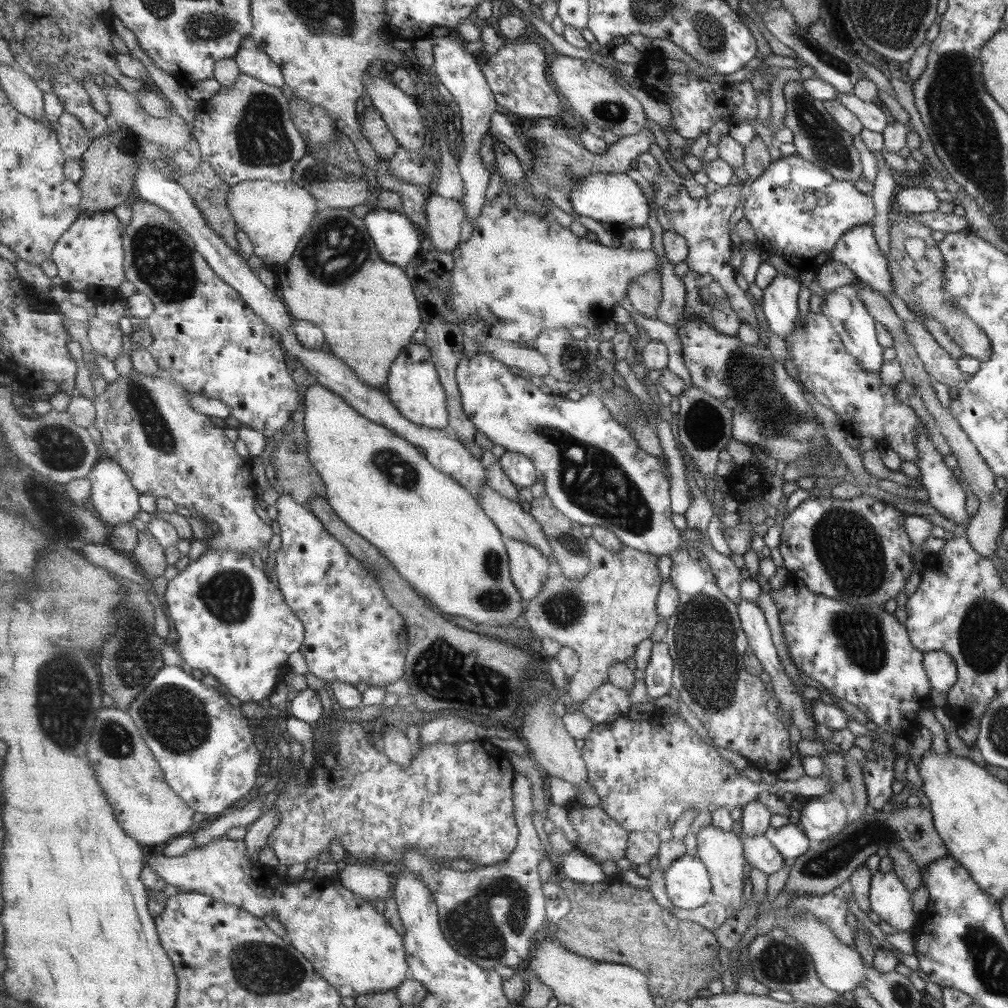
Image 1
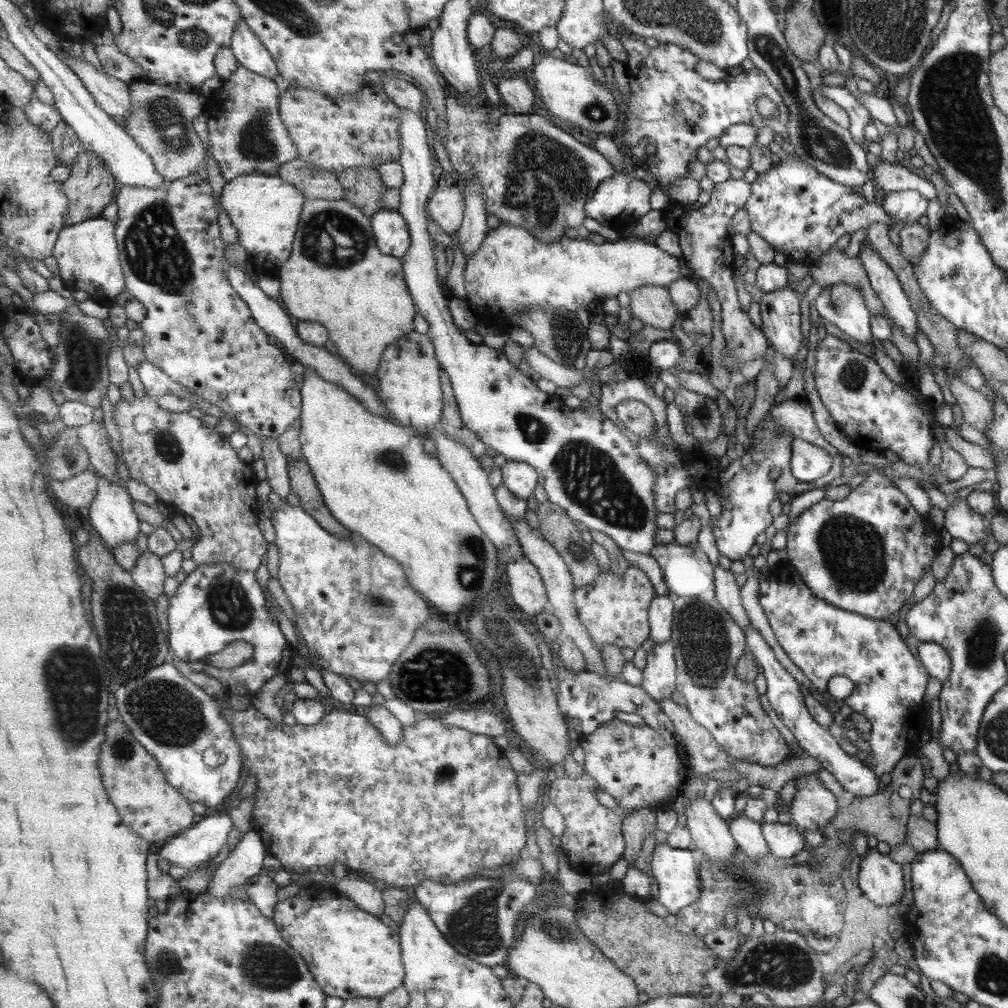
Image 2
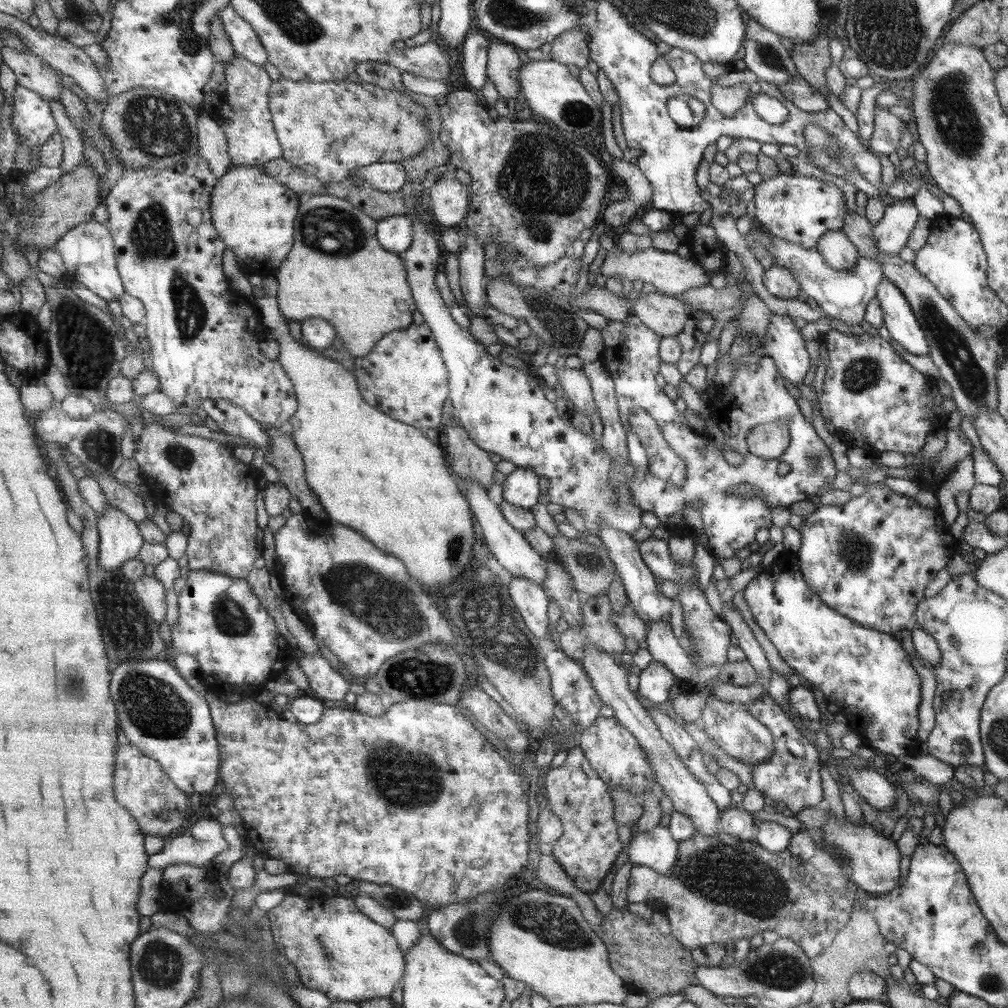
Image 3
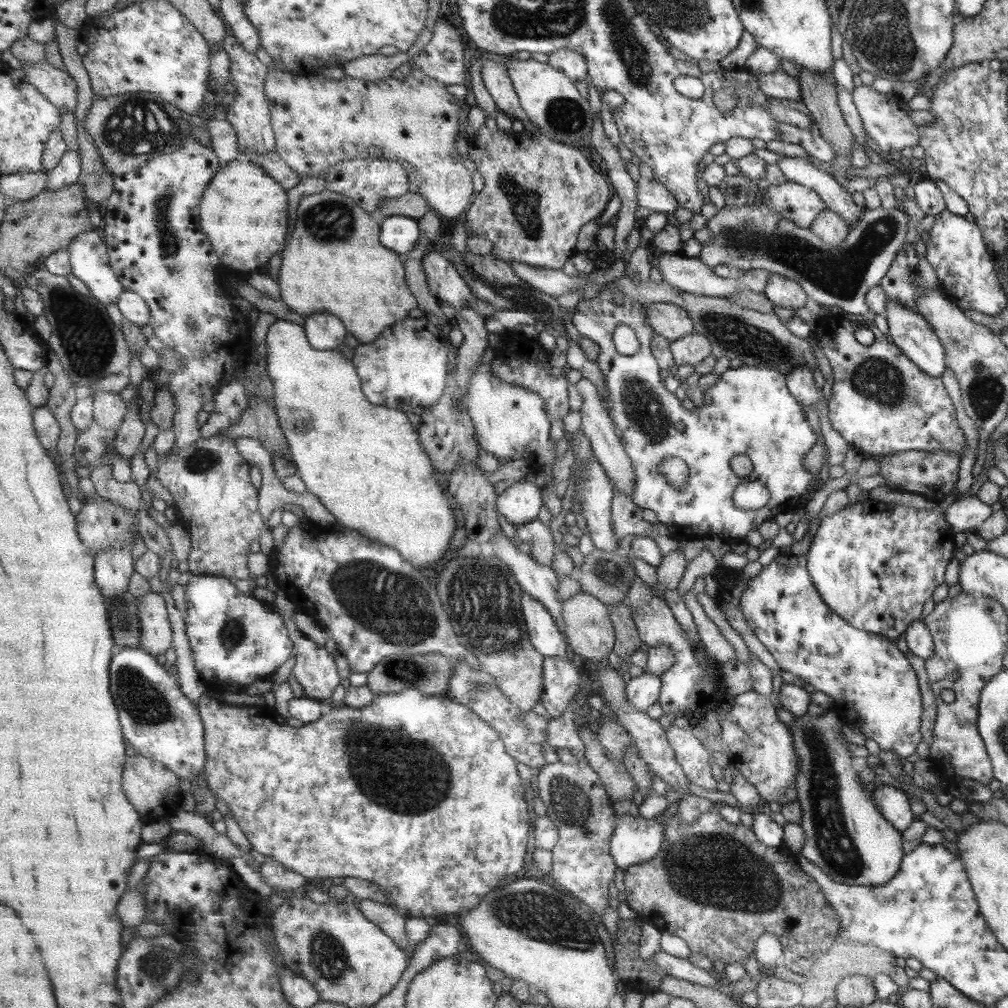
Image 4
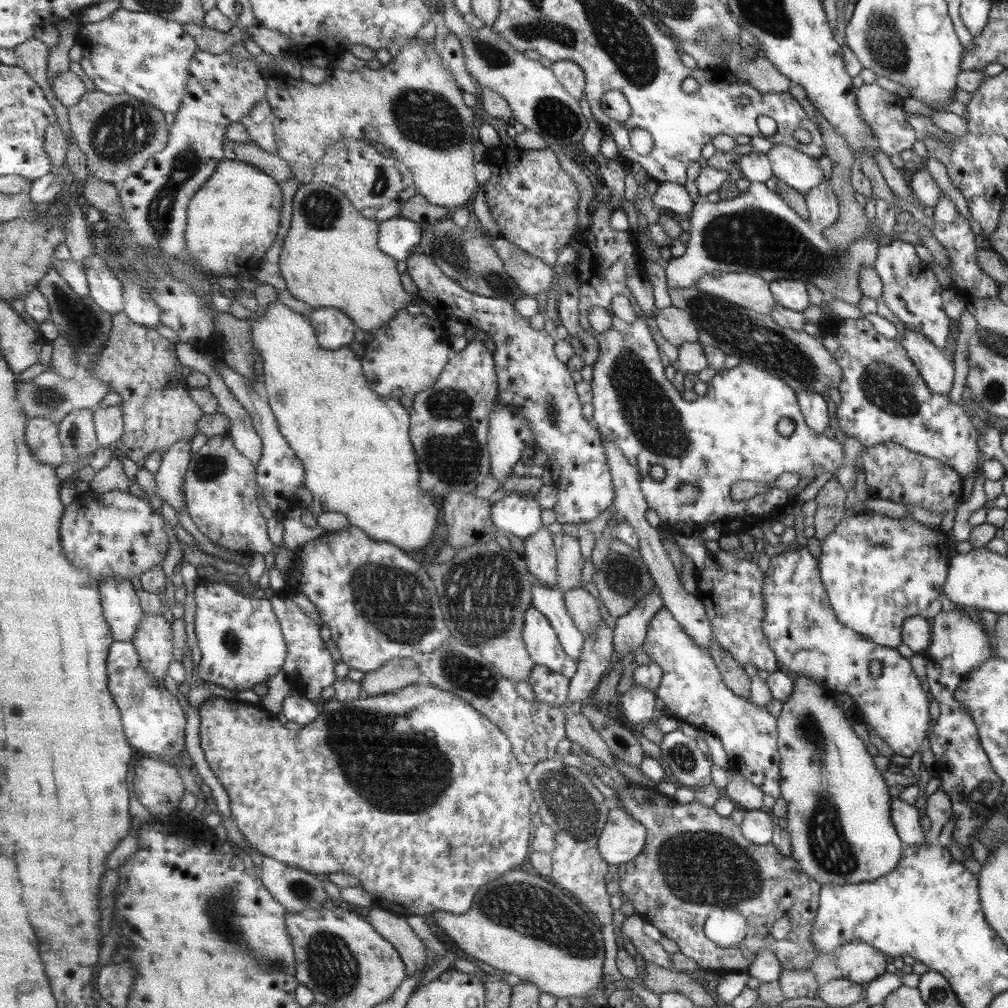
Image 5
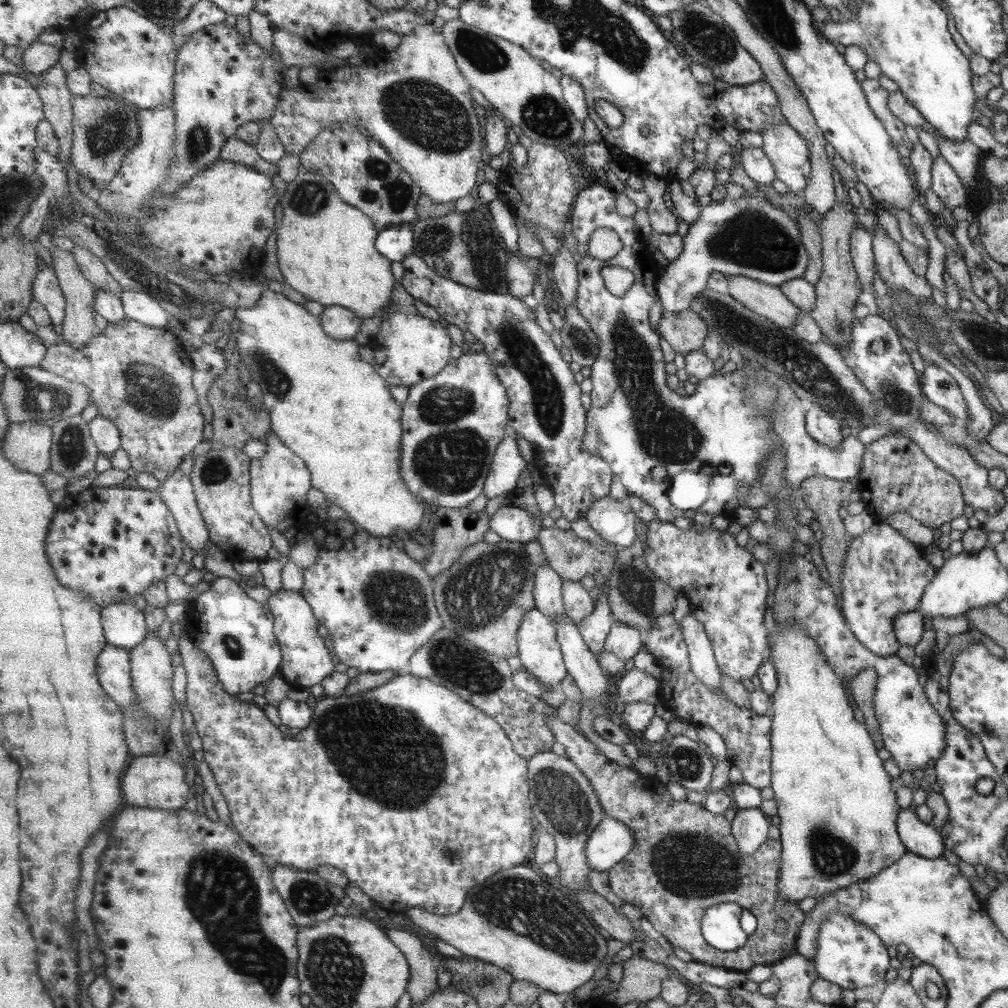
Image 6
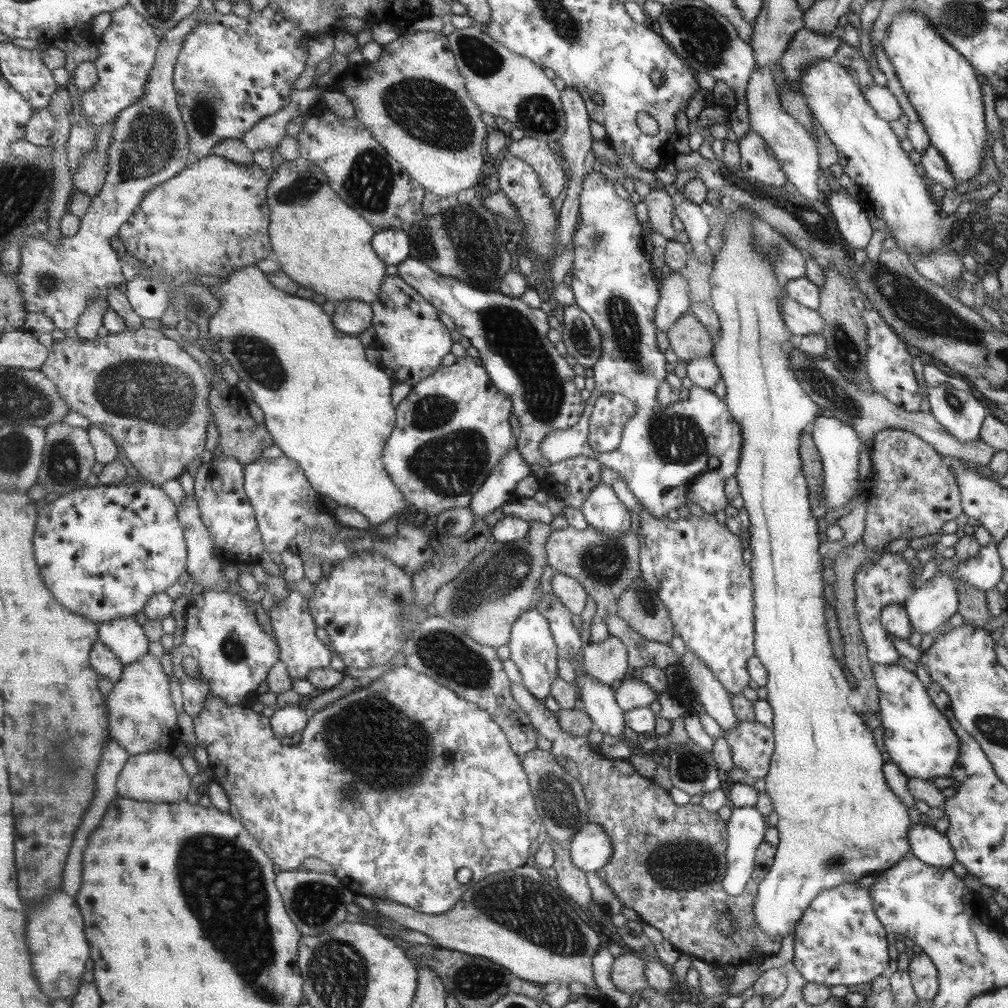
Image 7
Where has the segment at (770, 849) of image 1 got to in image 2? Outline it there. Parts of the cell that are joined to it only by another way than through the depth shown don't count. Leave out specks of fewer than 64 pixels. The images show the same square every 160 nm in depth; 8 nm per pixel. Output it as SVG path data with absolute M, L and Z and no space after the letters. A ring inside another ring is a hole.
M735 814L727 823L728 832L732 835L733 840L735 840L736 846L748 857L760 859L765 855L769 855L758 822L744 817L742 814Z

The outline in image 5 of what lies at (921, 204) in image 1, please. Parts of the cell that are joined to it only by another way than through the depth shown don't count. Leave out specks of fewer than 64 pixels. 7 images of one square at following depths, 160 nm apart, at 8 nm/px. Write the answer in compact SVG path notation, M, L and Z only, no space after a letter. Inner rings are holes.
M749 181L747 190L731 200L709 202L698 194L690 218L684 224L689 239L683 254L666 264L666 286L693 288L700 278L712 273L757 274L768 283L777 280L811 283L823 294L857 306L861 302L860 266L872 267L879 246L873 241L878 236L874 227L875 203L874 197L866 198L868 234L852 242L844 252L832 252L823 235L813 231L807 220L762 182Z

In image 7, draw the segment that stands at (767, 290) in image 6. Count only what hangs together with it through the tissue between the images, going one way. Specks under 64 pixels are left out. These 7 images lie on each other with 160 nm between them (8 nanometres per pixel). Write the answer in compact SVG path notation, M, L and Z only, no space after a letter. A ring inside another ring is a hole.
M787 295L780 296L779 312L786 322L786 327L800 338L808 334L820 334L823 331L825 322L816 311L802 306Z

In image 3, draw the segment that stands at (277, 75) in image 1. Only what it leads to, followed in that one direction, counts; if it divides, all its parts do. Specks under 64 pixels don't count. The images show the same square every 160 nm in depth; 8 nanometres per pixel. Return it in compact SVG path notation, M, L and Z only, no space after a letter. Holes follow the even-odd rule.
M231 4L227 5L219 15L236 53L264 68L266 62L269 62L269 56L251 24L241 18Z

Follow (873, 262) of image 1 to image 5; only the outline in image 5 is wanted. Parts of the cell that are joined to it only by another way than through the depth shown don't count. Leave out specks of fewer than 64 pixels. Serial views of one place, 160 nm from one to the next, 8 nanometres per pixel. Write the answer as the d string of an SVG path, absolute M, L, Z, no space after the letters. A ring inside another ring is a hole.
M905 327L905 335L899 337L909 358L916 363L920 370L920 377L924 379L925 386L935 395L949 394L953 384L953 365L947 359L944 351L933 346L928 338L918 332L913 332Z

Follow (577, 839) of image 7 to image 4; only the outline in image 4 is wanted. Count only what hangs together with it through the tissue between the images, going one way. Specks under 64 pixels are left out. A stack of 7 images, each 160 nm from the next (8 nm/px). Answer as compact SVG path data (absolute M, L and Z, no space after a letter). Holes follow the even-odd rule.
M632 812L618 816L608 842L617 868L624 870L628 866L651 859L659 850L661 833L660 820L644 819Z

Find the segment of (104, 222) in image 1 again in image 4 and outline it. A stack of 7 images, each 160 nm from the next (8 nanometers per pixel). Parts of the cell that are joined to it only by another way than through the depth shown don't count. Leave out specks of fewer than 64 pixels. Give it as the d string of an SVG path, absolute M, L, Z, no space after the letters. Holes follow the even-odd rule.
M101 229L80 234L68 250L71 255L72 274L84 282L90 294L106 306L118 305L126 288L120 275L113 270Z

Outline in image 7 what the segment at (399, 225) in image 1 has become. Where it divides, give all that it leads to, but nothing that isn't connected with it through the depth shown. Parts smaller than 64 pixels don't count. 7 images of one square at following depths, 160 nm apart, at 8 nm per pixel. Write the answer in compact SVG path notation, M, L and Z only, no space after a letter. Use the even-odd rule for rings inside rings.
M403 229L379 231L373 237L372 245L381 260L391 266L405 262L412 252L412 238Z

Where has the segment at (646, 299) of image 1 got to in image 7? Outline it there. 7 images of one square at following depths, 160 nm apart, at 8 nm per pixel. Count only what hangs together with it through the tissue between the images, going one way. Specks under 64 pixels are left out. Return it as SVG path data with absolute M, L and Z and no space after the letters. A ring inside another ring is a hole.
M689 312L681 315L666 332L671 350L678 361L710 357L713 338L705 326Z

